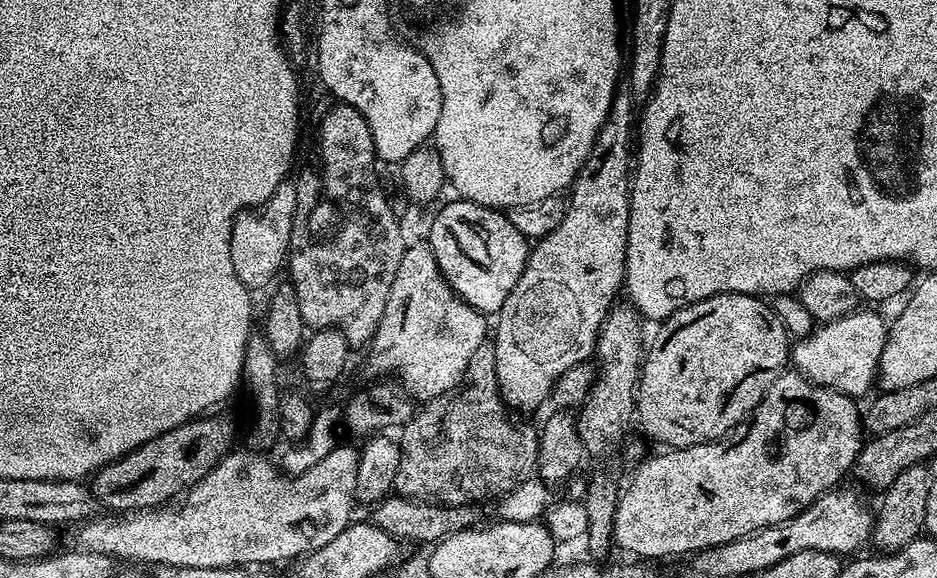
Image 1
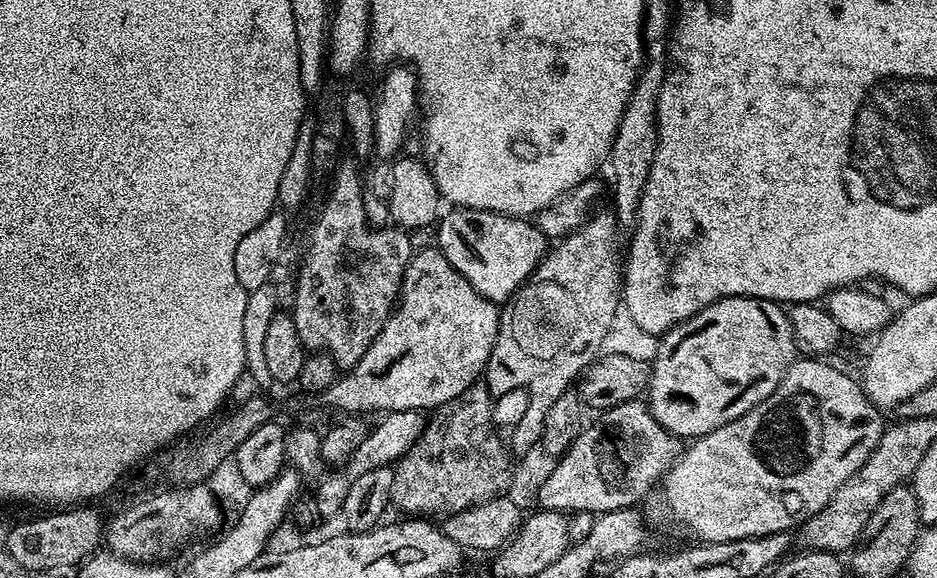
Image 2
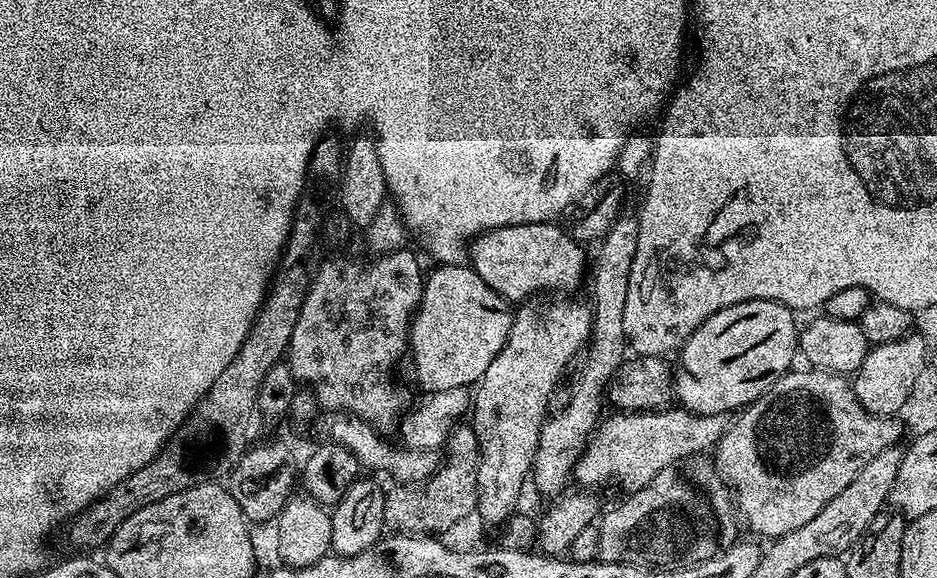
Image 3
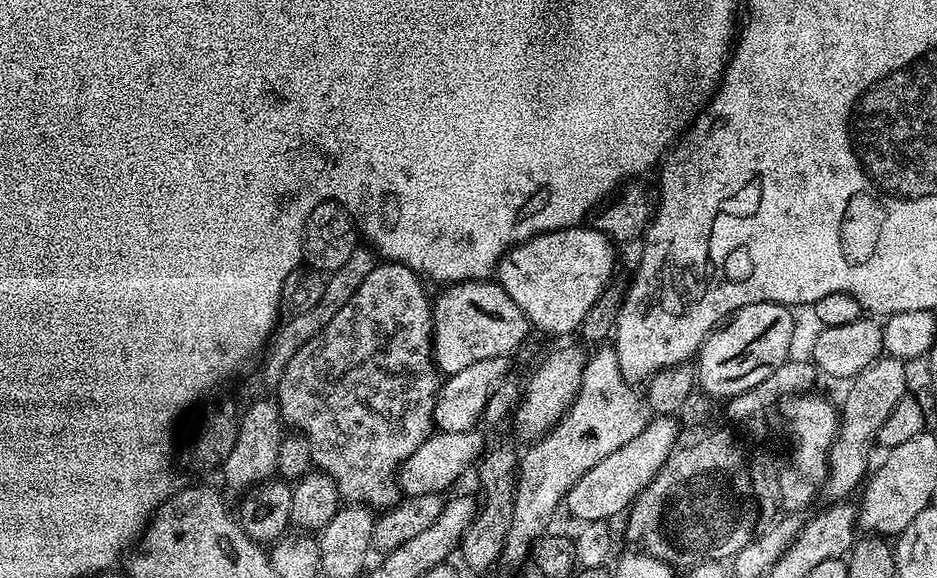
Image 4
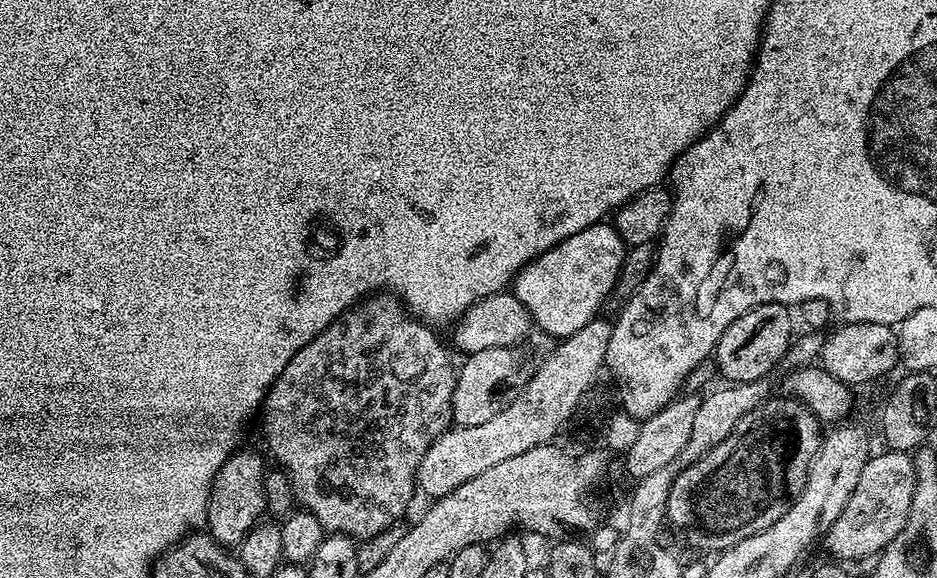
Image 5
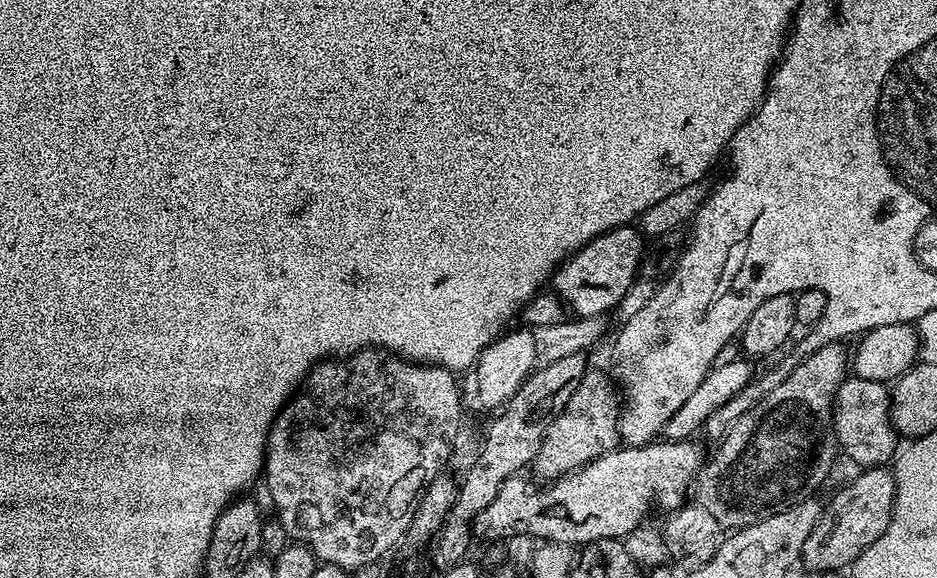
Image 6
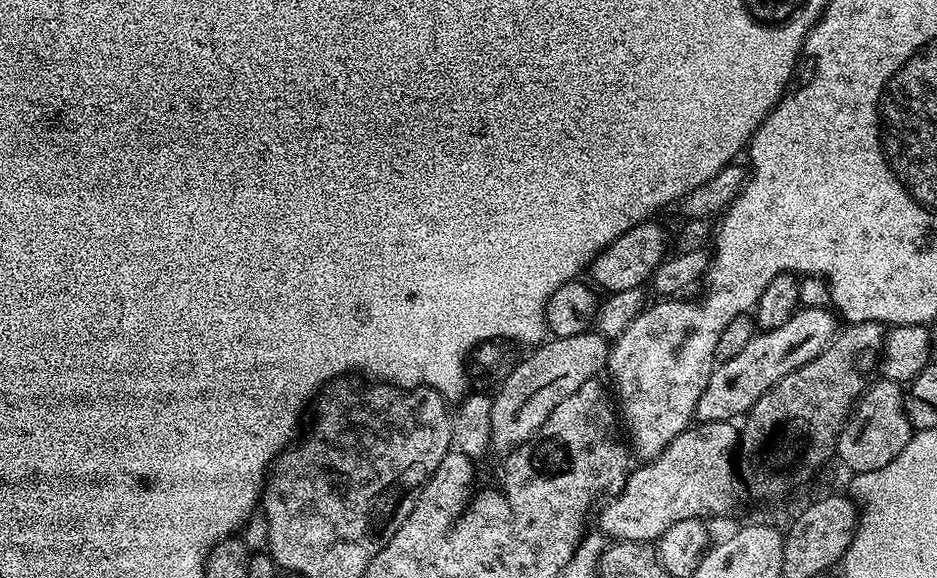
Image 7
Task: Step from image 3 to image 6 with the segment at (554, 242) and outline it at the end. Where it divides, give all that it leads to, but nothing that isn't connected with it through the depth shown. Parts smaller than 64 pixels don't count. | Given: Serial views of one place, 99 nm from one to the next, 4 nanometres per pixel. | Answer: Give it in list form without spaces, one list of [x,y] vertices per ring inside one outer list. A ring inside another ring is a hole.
[[[635,227],[610,230],[569,256],[551,277],[551,287],[577,317],[609,313],[638,279],[645,243],[645,237]]]

